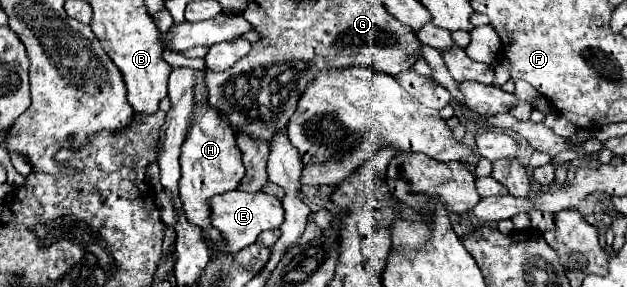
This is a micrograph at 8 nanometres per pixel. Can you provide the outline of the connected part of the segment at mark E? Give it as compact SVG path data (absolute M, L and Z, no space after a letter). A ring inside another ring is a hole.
M231 190L231 192L211 198L209 208L211 208L213 226L225 238L227 252L239 252L241 248L253 244L261 232L265 232L269 228L279 228L281 222L285 220L285 210L283 210L281 200L267 192L249 194L249 192L241 192L241 190Z

